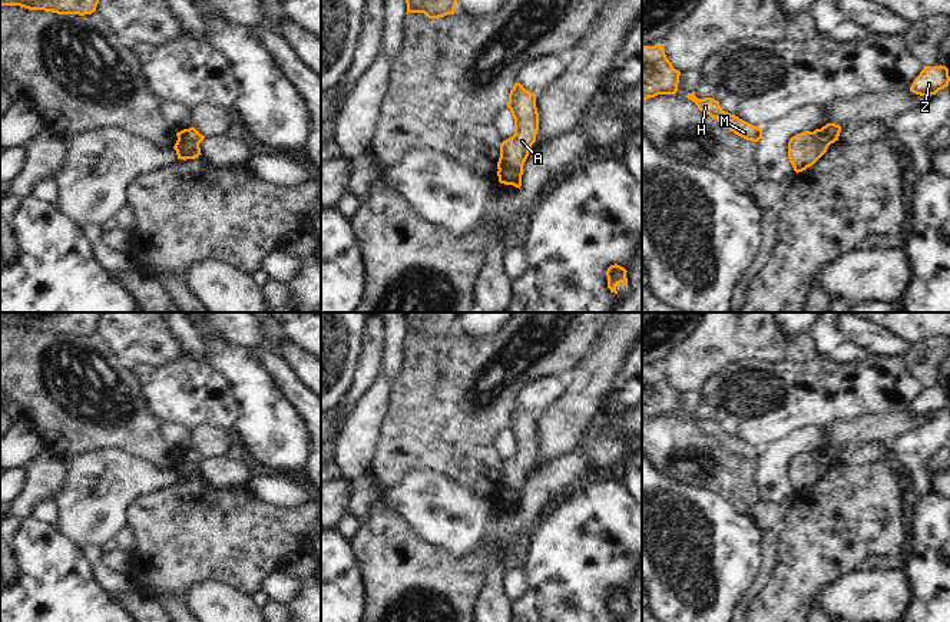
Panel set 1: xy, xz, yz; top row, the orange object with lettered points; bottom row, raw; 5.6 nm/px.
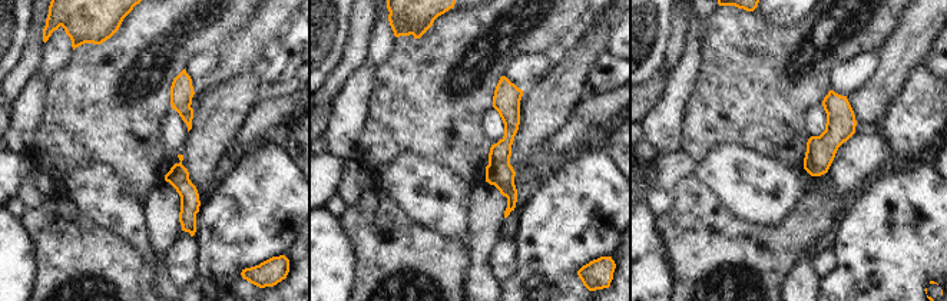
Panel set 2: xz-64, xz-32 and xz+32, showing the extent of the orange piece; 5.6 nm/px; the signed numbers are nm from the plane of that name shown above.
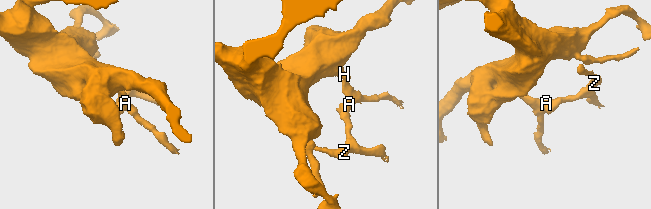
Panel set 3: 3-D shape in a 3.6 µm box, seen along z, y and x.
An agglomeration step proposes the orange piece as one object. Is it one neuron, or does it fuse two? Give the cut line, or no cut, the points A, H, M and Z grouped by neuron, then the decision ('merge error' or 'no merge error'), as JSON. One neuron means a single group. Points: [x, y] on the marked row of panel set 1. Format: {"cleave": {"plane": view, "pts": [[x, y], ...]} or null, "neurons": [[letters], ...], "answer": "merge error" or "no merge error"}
{"cleave": {"plane": "xz", "pts": [[522, 165], [499, 171]]}, "neurons": [["A", "H", "M"], ["Z"]], "answer": "merge error"}

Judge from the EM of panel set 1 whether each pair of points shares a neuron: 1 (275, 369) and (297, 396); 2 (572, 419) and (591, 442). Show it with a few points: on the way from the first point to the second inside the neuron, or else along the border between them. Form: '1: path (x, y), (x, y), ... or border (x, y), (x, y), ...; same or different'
1: path (282, 376), (291, 389); same
2: border (598, 412), (591, 419), (575, 447); different

